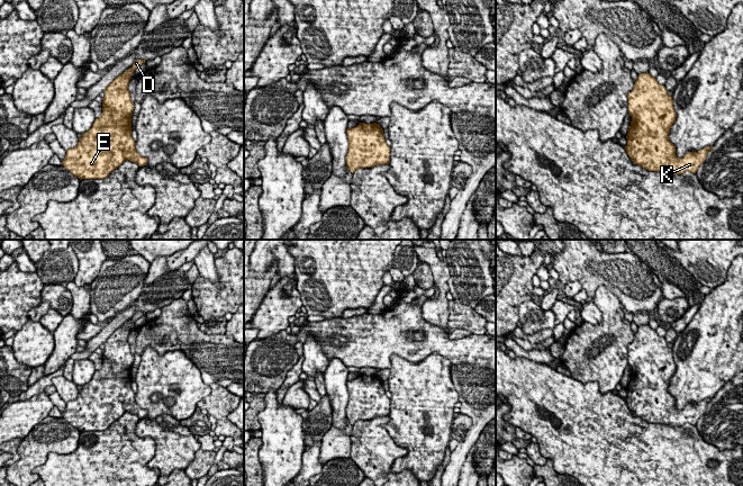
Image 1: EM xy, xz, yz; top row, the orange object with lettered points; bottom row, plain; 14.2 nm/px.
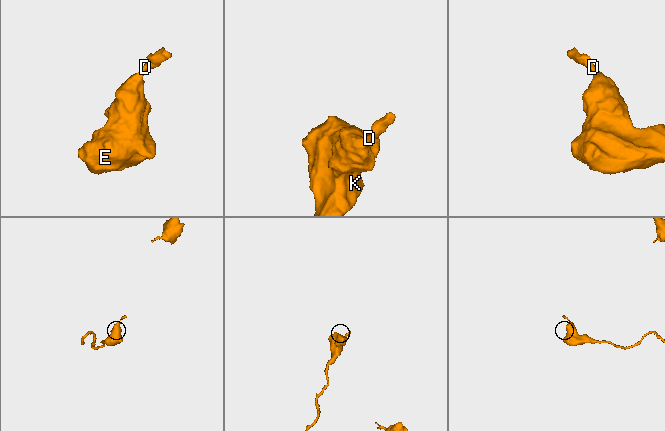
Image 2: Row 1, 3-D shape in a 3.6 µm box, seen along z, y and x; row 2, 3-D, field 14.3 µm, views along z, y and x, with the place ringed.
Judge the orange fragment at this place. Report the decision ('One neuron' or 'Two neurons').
One neuron

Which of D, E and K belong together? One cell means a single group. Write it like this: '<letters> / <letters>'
D E K

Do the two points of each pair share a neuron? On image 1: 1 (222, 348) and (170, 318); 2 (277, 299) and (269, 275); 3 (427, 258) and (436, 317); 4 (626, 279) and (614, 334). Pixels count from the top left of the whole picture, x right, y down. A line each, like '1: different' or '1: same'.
1: same
2: different
3: same
4: different

